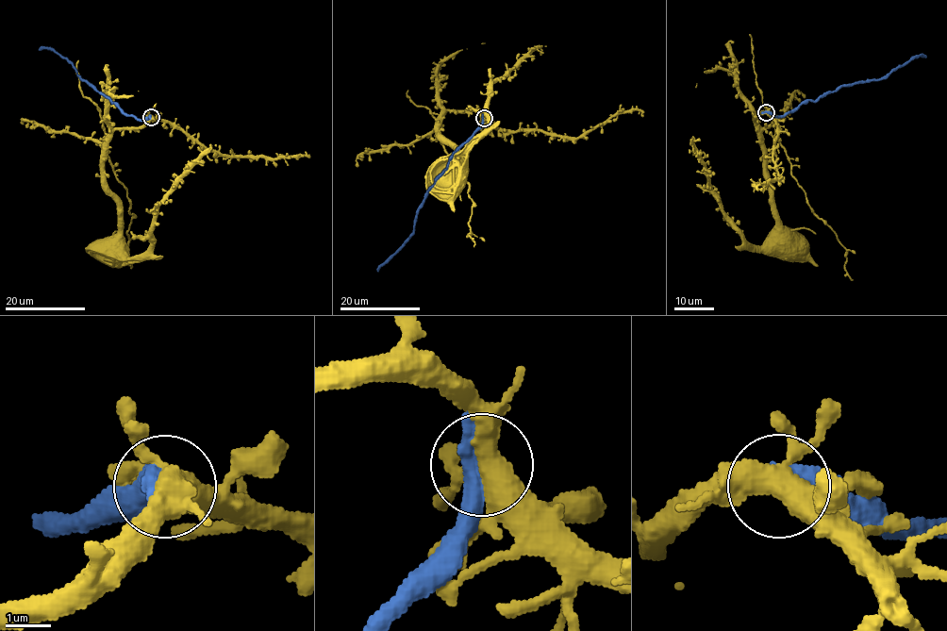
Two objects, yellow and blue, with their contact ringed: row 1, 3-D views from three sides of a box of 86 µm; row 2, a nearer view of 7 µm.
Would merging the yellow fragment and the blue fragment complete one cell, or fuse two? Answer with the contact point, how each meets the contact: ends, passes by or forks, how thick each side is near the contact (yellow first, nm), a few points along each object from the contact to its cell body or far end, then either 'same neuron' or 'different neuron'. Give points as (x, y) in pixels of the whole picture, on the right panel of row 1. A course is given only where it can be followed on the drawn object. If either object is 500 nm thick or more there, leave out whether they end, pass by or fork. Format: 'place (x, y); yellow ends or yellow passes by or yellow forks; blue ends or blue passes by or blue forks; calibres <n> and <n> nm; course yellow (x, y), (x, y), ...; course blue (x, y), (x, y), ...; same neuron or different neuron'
place (766, 112); calibres 440 and 550 nm; course yellow (766, 112), (755, 118), (754, 113), (762, 144), (763, 177), (772, 192), (777, 221), (777, 247); course blue (766, 112), (778, 116), (794, 111), (802, 103), (817, 101), (843, 86), (886, 78), (913, 58), (926, 57); different neuron

